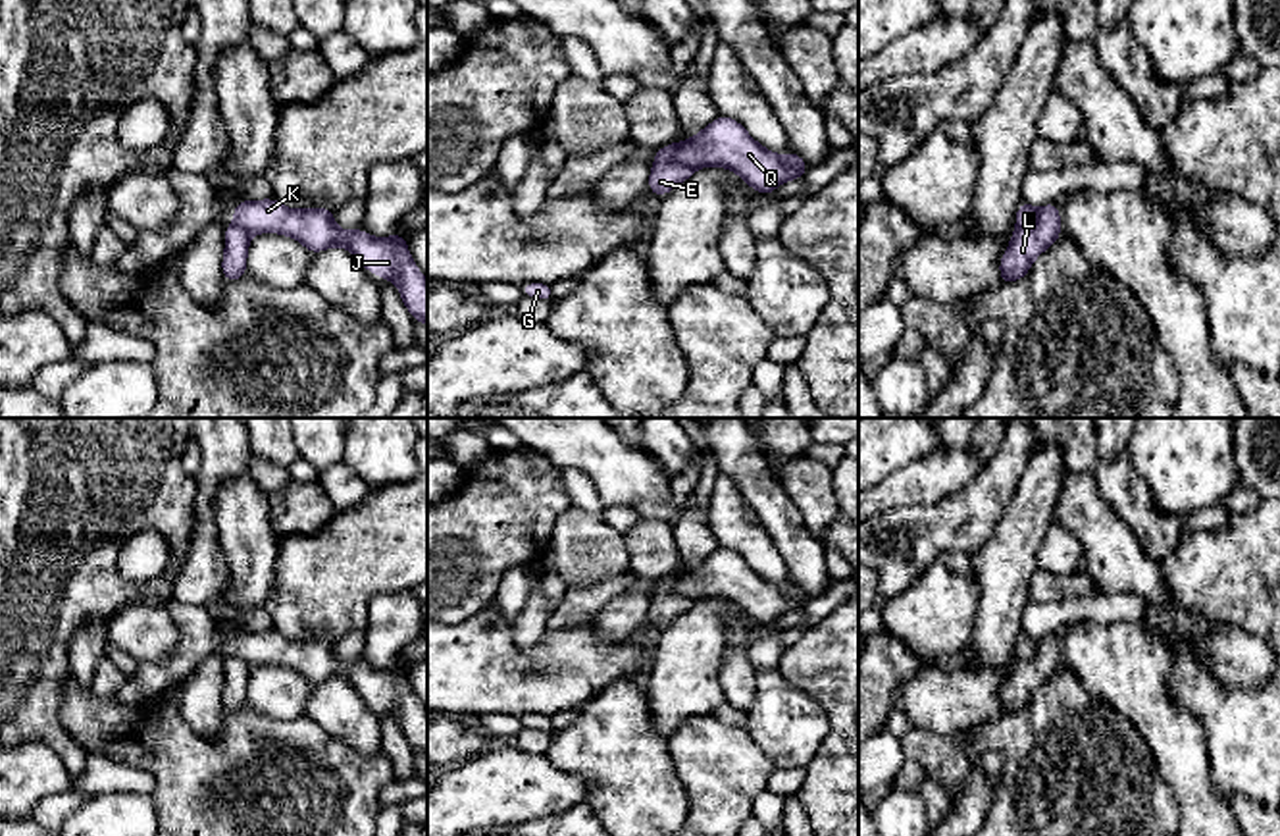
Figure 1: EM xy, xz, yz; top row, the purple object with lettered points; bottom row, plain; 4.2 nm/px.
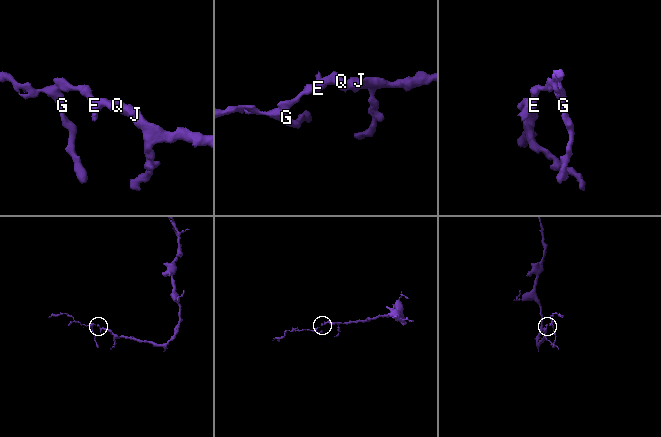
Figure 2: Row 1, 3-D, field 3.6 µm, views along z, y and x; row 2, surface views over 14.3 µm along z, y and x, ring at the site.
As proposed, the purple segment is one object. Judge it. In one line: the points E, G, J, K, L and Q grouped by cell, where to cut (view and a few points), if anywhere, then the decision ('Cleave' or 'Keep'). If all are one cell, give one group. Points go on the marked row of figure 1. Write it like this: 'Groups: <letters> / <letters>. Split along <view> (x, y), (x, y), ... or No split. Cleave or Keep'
Groups: E G L / J K Q. Split along xz (672, 145), (672, 155), (691, 170). Cleave

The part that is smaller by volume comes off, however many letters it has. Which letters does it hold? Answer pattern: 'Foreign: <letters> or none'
Foreign: E, G, L

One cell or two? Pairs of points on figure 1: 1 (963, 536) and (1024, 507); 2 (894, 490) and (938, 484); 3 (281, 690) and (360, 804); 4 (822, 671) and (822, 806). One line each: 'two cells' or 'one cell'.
1: two cells
2: one cell
3: two cells
4: one cell

